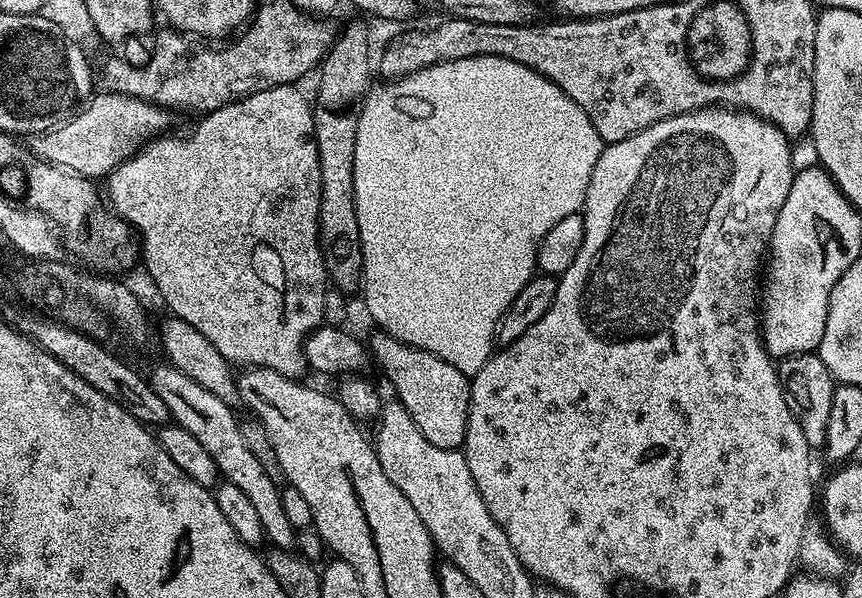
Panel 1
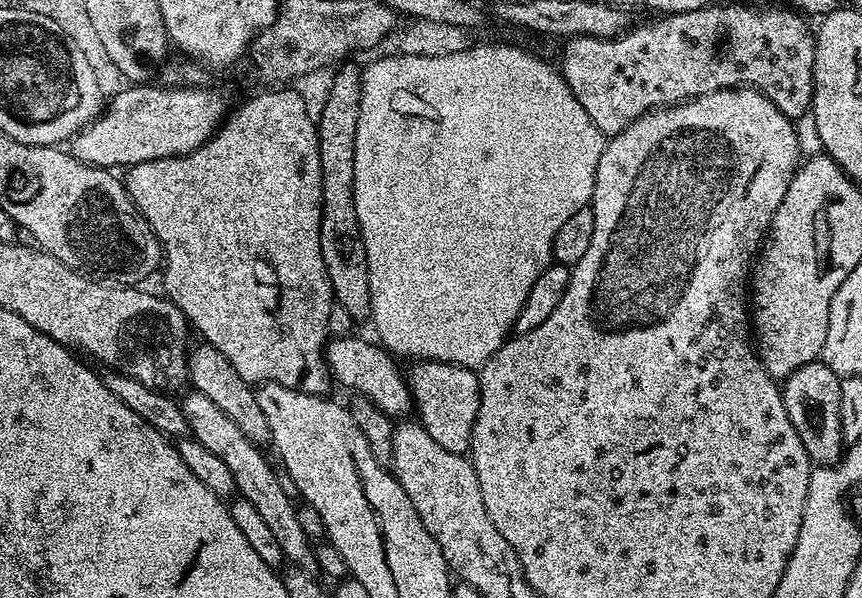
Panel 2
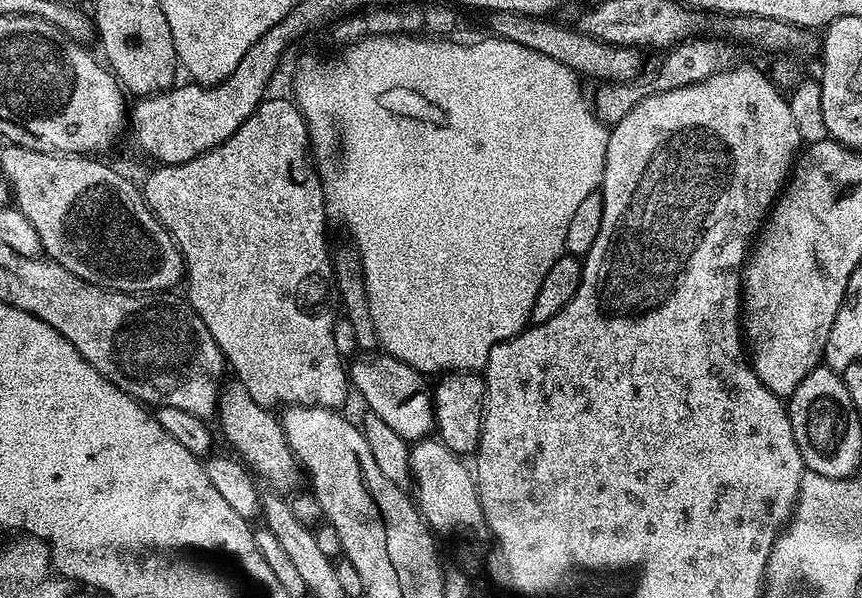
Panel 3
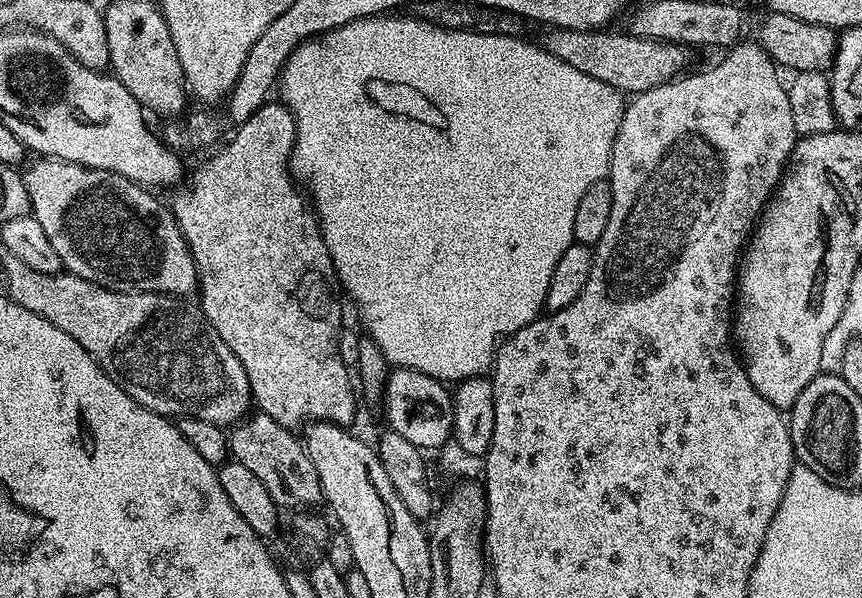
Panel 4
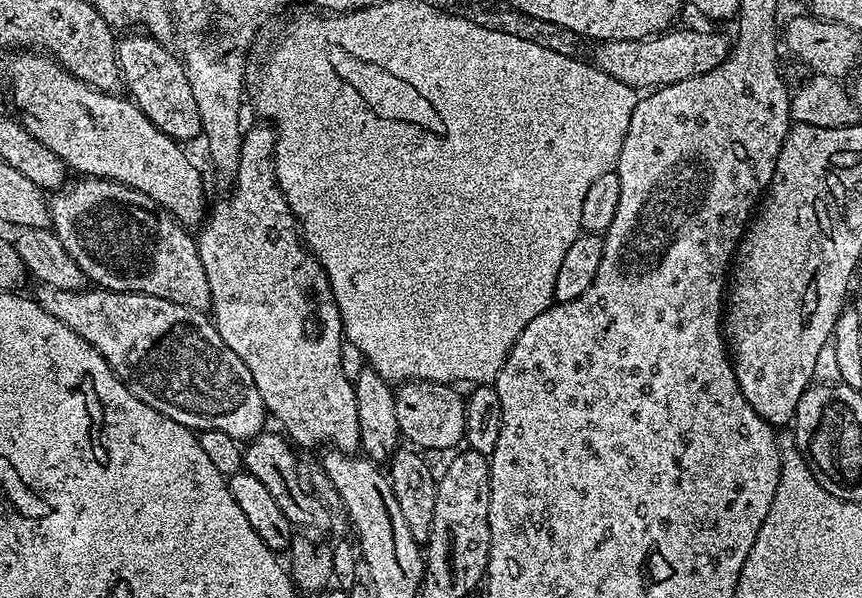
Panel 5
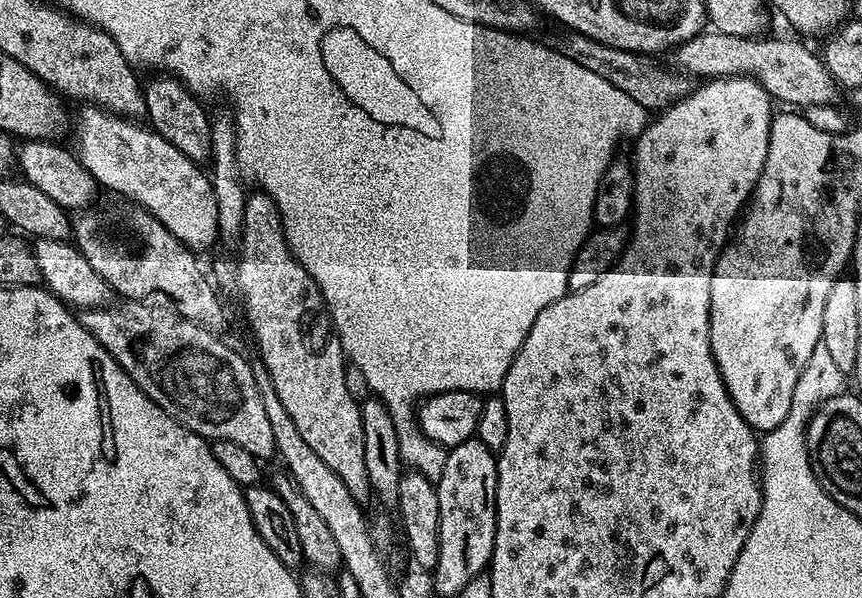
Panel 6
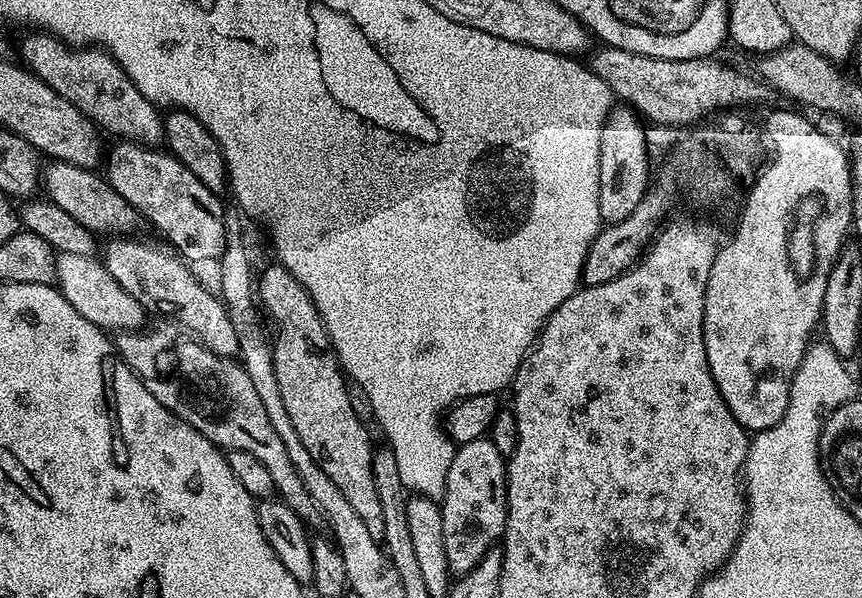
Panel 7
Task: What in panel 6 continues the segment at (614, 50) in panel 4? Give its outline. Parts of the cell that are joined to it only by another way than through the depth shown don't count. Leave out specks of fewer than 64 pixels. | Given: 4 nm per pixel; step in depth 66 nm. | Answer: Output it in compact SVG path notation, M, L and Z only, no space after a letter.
M704 30L701 31L699 36L695 36L694 38L690 38L686 42L682 42L681 44L676 45L674 49L674 55L676 55L676 64L675 67L679 69L681 73L687 74L689 77L695 78L695 76L700 76L696 78L715 78L718 76L751 76L753 80L757 80L757 82L764 87L766 91L768 91L769 96L772 97L773 101L782 103L784 106L795 106L797 109L805 110L809 108L809 106L813 104L829 104L835 105L837 103L836 100L836 92L838 93L838 85L836 79L830 74L830 70L825 66L823 59L819 55L816 56L811 52L810 49L807 48L806 45L803 44L805 41L803 39L800 40L756 40L760 38L753 38L752 36L735 36L734 34L722 34L721 32L715 30Z

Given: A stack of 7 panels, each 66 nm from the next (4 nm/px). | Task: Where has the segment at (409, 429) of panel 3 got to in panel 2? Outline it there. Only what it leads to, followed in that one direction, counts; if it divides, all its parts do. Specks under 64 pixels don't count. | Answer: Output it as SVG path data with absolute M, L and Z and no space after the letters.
M356 334L349 336L329 339L324 349L324 360L328 363L328 374L333 381L336 380L344 388L349 388L350 393L357 396L365 396L369 402L378 408L378 410L385 413L391 418L404 418L407 412L413 411L414 405L412 403L412 389L409 381L400 373L400 368L397 357L389 352L387 348L381 346L379 343L373 342L371 344L368 340L359 340Z

